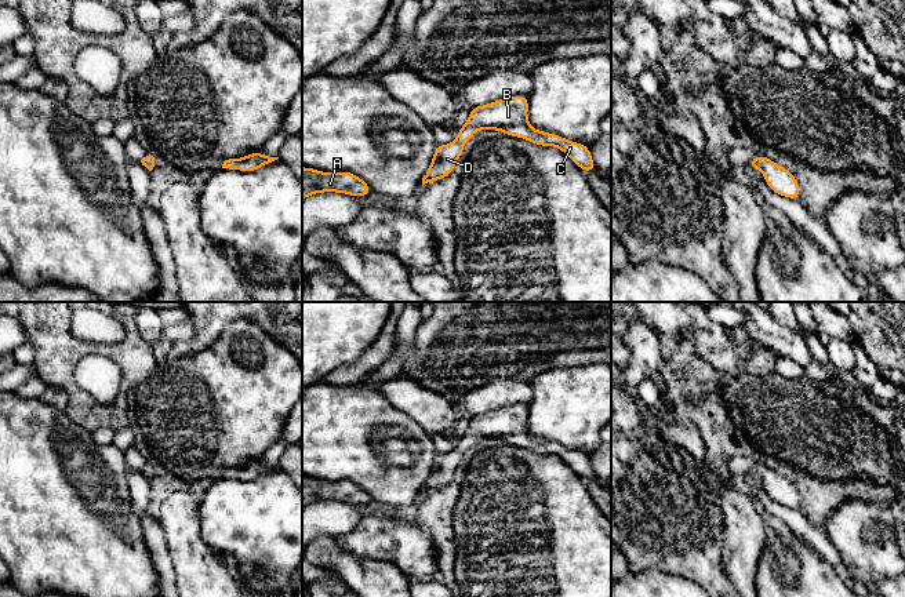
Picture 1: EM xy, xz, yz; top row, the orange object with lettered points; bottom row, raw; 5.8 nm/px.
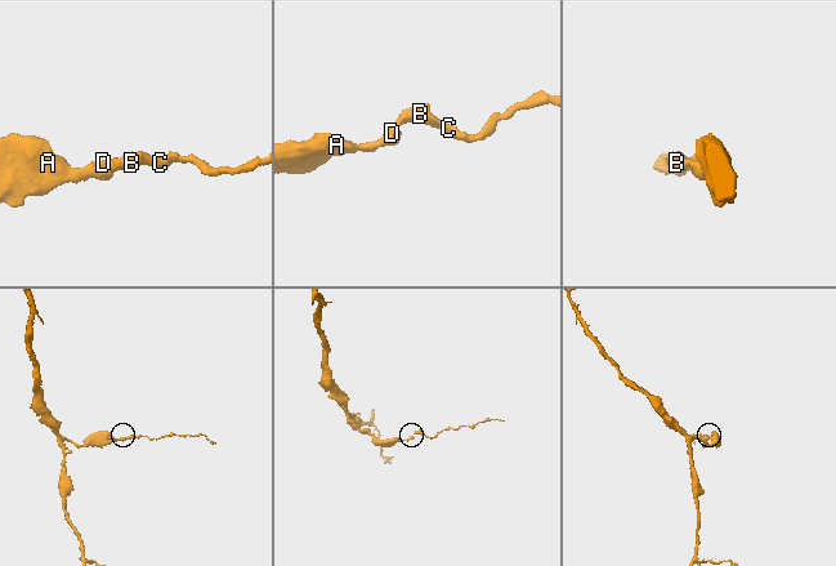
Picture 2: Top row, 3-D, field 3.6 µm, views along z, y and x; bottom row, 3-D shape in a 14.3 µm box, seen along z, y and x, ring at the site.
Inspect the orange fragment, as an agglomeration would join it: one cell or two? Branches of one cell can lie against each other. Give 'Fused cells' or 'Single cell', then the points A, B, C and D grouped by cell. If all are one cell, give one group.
Single cell. Groups: A B C D

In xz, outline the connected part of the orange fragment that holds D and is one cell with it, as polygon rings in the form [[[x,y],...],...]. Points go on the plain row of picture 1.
[[[524,404],[473,415],[468,430],[457,440],[457,448],[448,454],[436,455],[432,472],[422,487],[422,495],[447,487],[452,481],[458,466],[464,462],[464,452],[470,449],[477,438],[498,438],[539,455],[556,455],[582,480],[597,480],[586,454],[568,449],[557,443],[534,438],[528,432],[527,421],[528,405]]]

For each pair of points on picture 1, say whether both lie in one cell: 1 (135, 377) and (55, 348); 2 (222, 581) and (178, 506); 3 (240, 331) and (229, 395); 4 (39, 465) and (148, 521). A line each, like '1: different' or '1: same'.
1: same
2: same
3: same
4: different

